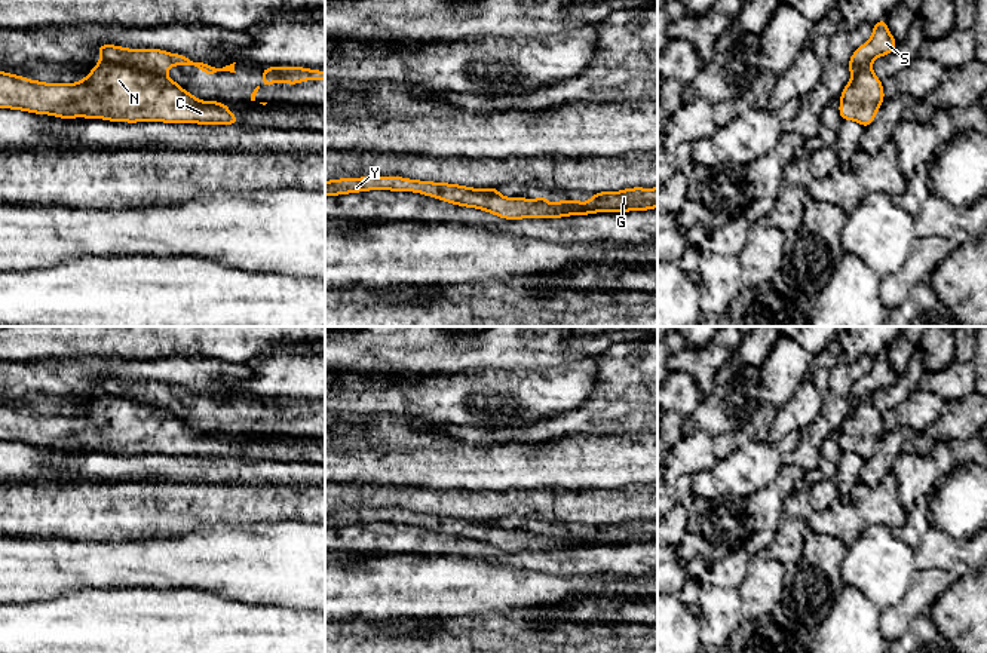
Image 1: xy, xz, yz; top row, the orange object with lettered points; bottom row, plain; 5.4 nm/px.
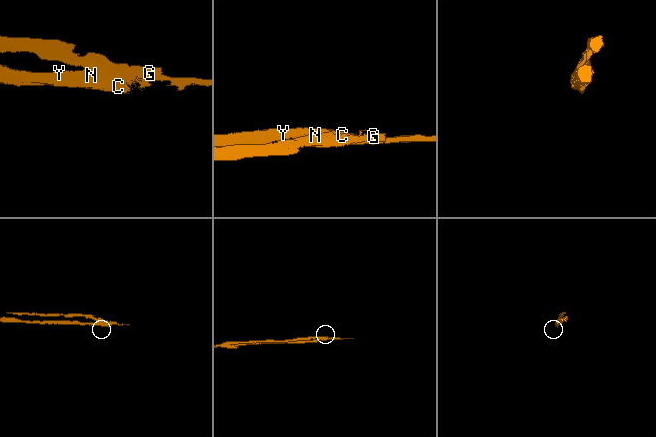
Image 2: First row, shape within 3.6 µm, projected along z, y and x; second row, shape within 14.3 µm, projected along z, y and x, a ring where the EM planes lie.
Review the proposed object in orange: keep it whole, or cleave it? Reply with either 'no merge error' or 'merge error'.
merge error

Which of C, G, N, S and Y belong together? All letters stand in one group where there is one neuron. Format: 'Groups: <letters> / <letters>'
Groups: C N Y / G S

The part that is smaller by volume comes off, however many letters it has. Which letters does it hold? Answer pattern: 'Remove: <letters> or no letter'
Remove: G, S

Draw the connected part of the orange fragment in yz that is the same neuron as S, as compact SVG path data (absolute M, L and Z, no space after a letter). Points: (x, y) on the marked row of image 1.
M880 19L873 25L873 36L861 45L850 56L849 71L856 74L862 65L871 64L879 56L889 55L898 42L891 34L886 19Z

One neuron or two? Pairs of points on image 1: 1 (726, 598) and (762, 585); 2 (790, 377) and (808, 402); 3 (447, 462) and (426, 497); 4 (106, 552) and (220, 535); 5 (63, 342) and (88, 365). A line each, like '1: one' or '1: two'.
1: two
2: two
3: two
4: one
5: two

